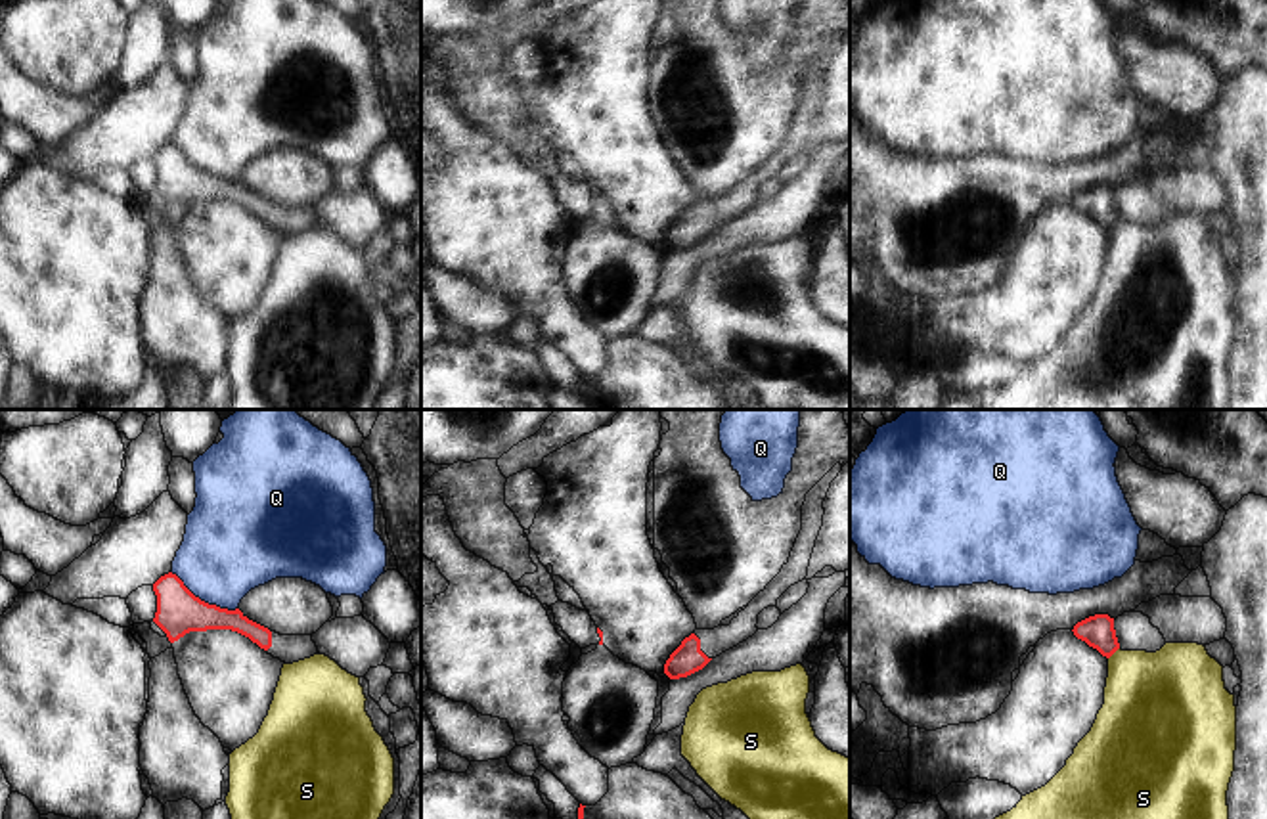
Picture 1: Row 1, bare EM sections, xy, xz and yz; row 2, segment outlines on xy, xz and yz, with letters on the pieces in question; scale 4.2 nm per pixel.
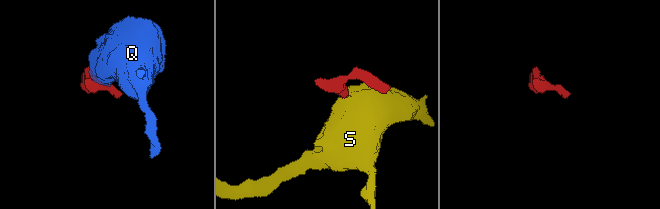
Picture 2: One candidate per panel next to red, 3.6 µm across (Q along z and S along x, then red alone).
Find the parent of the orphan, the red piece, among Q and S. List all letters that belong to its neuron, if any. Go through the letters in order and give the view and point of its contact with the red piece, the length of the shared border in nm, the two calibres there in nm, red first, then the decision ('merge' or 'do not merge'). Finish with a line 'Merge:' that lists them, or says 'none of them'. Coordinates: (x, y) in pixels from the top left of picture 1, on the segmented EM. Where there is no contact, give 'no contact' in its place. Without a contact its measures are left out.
Q: meets red in xy at (203, 601); contact 320 nm long; 190 nm thick on the red side, 380 nm on the other; do not merge
S: meets red in yz at (1114, 651); contact 70 nm long; 140 nm thick on the red side, 380 nm on the other; do not merge
Merge: none of them

